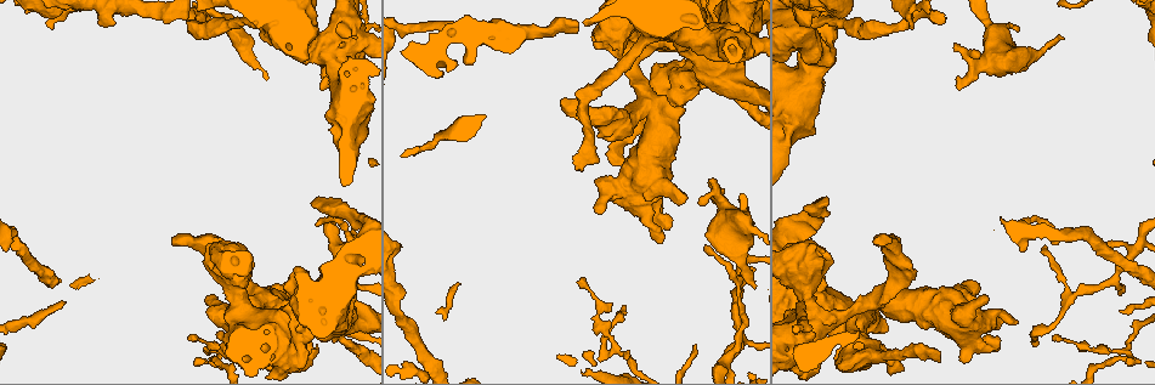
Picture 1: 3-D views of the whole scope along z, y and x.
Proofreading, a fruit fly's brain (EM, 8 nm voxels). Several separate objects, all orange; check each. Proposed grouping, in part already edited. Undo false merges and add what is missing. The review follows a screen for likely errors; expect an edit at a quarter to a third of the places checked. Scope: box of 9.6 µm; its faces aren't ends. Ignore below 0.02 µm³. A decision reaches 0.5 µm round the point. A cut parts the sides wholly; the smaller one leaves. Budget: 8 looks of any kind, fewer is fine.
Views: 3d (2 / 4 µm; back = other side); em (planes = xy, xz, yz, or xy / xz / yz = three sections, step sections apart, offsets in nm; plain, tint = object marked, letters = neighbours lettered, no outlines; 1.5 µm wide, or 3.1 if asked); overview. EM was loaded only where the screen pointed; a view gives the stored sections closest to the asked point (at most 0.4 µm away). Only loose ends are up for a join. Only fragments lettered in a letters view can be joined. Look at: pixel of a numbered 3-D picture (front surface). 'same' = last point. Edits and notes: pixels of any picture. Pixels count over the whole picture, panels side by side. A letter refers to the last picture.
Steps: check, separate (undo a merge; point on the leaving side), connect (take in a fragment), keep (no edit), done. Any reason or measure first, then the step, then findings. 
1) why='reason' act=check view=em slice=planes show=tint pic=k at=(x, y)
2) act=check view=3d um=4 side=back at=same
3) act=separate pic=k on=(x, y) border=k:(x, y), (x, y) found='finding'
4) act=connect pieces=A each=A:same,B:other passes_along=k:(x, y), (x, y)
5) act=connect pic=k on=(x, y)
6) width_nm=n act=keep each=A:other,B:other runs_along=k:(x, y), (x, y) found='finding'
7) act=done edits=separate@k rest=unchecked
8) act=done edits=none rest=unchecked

why='end of a long branch' act=check view=em slice=yz step=4 show=tint pic=1 at=(315, 225)

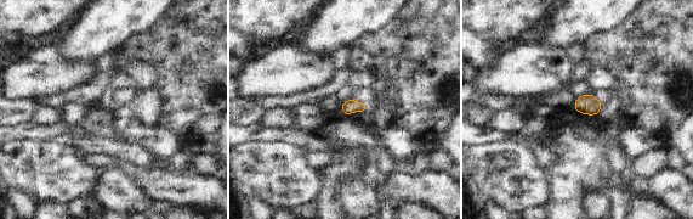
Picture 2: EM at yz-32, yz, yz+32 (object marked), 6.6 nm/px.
why='another direction' act=check view=em slice=planes show=tint at=same

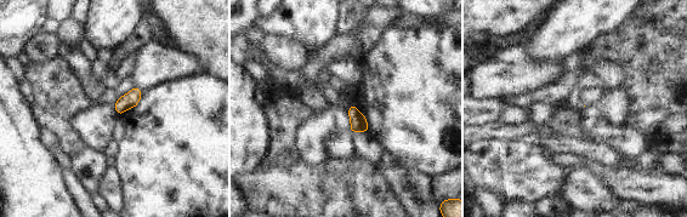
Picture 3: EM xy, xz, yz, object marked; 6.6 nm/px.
act=check view=em slice=planes show=letters at=same

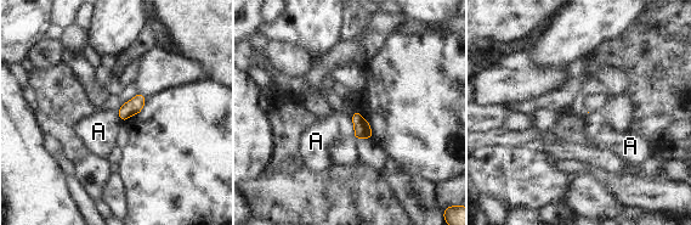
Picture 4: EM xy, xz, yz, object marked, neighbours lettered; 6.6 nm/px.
act=keep each=A:other border=4:(350, 116), (354, 123), (354, 136) found='no lettered fragment goes on from it'

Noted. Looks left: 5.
why='free end' act=check view=3d um=2 pic=1 at=(953, 47)

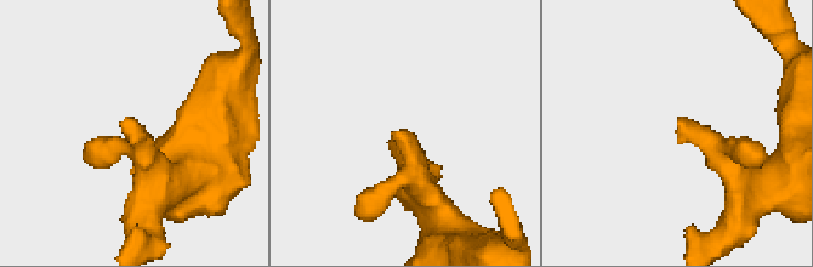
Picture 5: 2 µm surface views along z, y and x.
why='need the tissue' act=check view=em slice=yz step=4 show=plain pic=5 at=(129, 129)

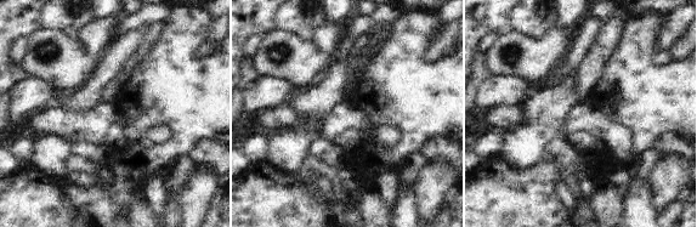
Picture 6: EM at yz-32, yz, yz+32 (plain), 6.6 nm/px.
act=check view=em slice=yz step=4 show=letters at=same

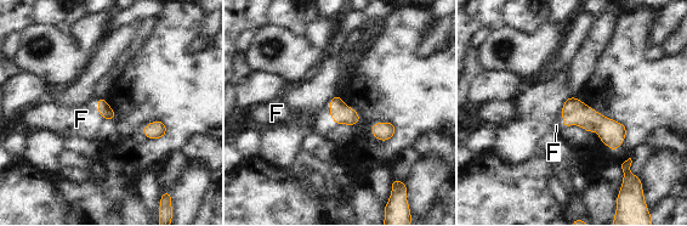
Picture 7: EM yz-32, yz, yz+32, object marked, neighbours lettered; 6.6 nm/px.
act=connect pieces=F each=F:same passes_along=7:(340, 112), (329, 112), (318, 122) found='the neuron continues'

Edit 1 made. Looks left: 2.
why='redraw' act=check view=overview

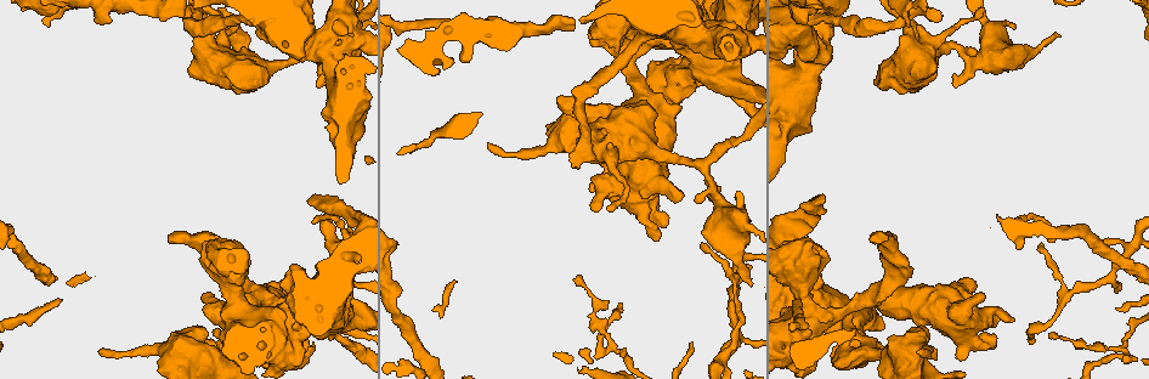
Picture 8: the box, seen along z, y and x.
why='calibre changes' act=check view=em slice=planes show=letters pic=8 at=(875, 298)

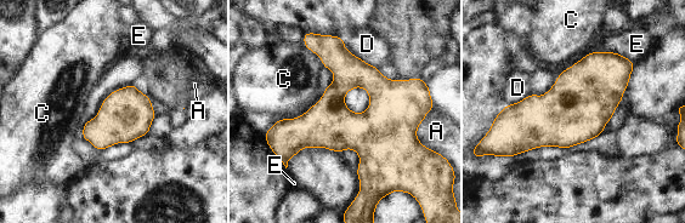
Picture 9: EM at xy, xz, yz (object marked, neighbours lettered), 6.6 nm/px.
act=keep each=A:other,C:other,D:other,E:other border=9:(326, 89), (305, 112), (282, 119) found='one neuron here'

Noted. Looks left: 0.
act=done edits=connect@7 rest=unchecked

